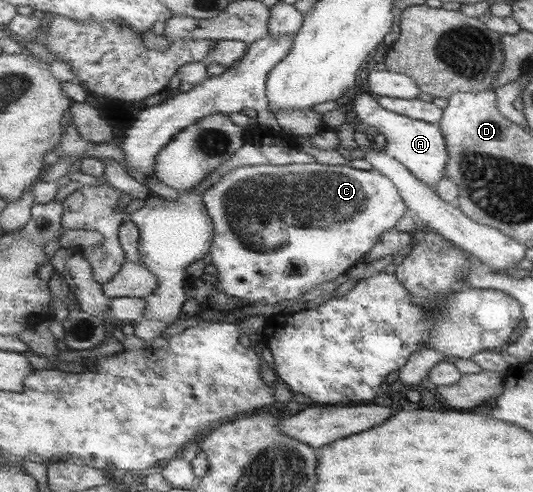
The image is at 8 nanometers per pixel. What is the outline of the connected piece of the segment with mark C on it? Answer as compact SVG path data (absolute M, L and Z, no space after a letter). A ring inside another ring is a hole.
M318 162L310 164L287 164L284 166L266 164L258 166L242 166L236 170L232 170L227 174L218 185L204 195L204 200L212 217L215 237L212 248L210 248L210 256L212 262L217 269L217 290L229 294L234 298L239 298L243 302L251 304L276 304L292 303L303 299L307 292L312 289L318 289L322 284L328 282L336 282L339 276L344 275L351 268L354 268L358 263L363 262L364 258L369 254L372 248L380 242L380 238L384 232L392 230L402 218L406 215L411 215L407 202L403 199L396 184L384 176L382 171L374 168L370 170L359 170L358 168L350 167L350 164L345 165L330 165L320 164Z

